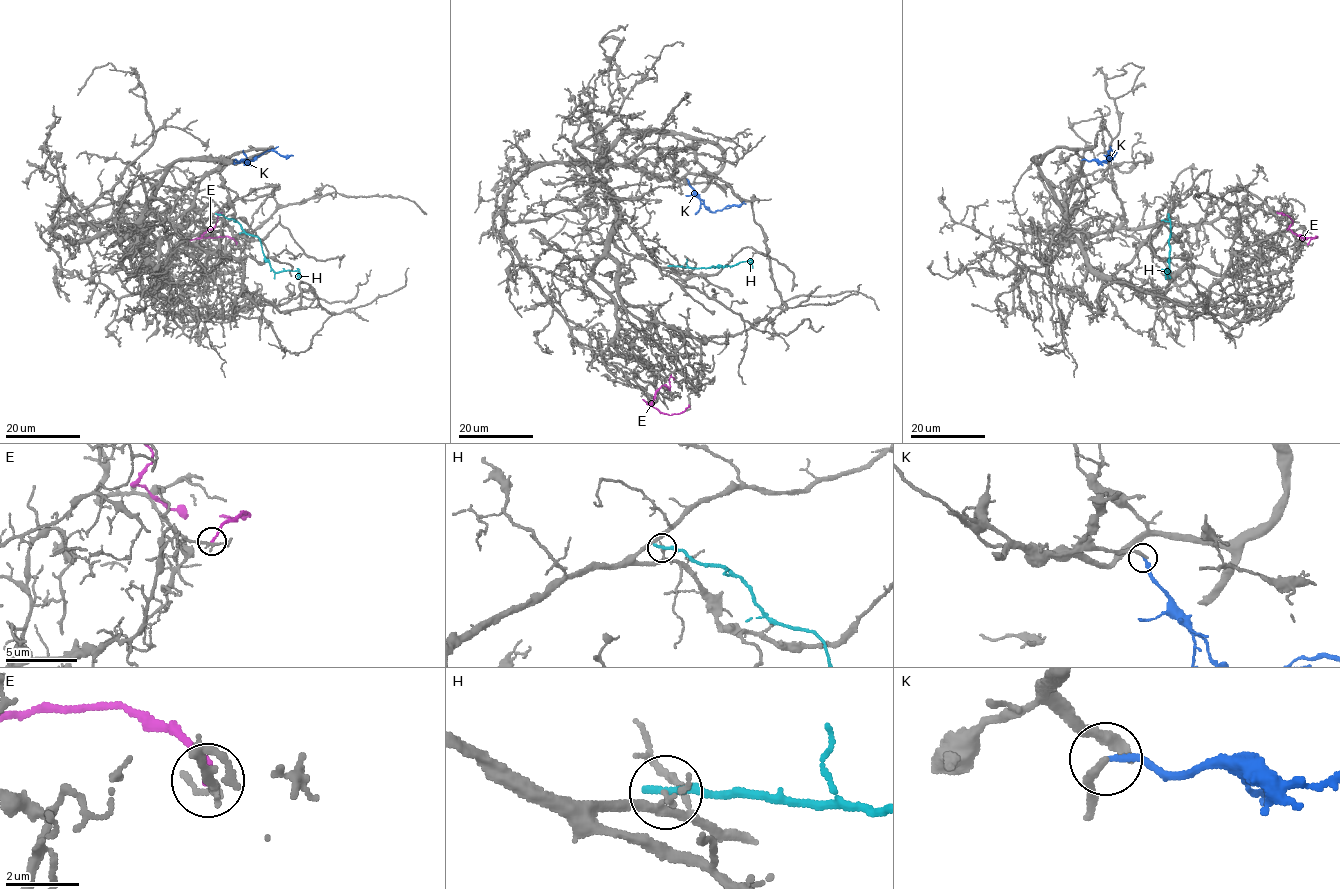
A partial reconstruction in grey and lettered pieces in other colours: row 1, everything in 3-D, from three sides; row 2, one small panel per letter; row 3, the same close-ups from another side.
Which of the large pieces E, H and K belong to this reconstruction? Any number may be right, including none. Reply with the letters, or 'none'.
K

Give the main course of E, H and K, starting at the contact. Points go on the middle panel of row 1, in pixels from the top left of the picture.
E: (688, 405), (671, 415), (652, 405), (662, 386), (670, 389), (669, 378), (674, 379)
H: (670, 265), (699, 268), (751, 261), (749, 263)
K: (687, 179), (713, 212), (746, 204)

